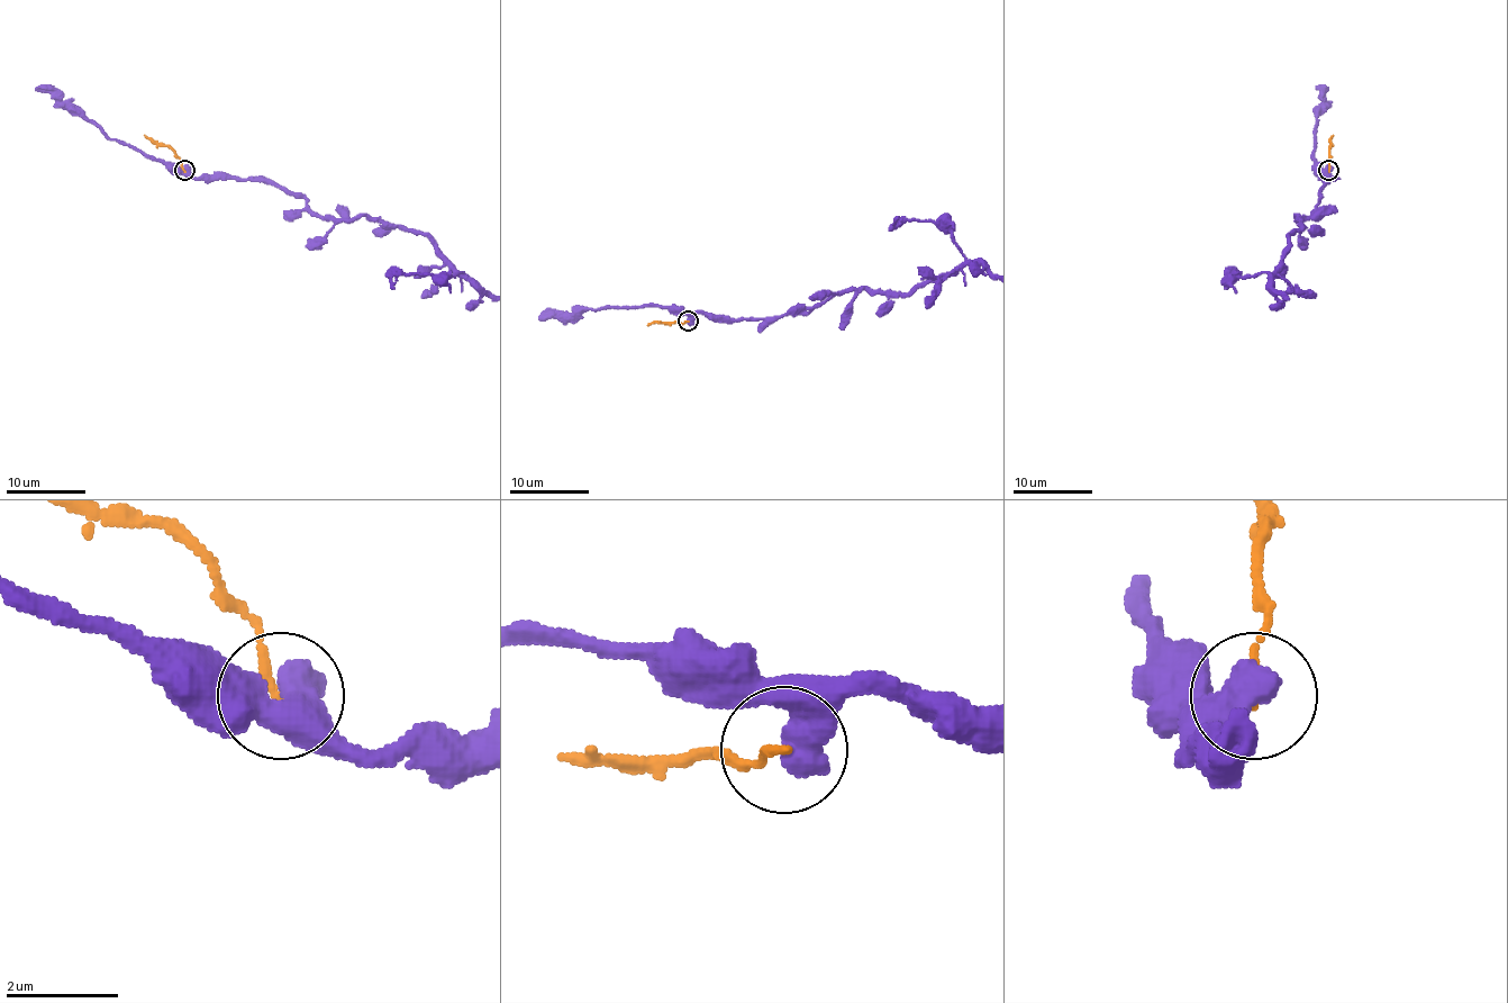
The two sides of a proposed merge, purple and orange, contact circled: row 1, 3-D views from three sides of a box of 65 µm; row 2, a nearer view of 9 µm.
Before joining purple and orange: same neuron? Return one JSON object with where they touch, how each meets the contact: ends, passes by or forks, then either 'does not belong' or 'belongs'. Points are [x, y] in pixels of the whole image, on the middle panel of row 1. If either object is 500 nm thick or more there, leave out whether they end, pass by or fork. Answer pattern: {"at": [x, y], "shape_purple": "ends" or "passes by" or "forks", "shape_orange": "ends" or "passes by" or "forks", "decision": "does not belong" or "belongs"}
{"at": [688, 321], "decision": "does not belong"}

